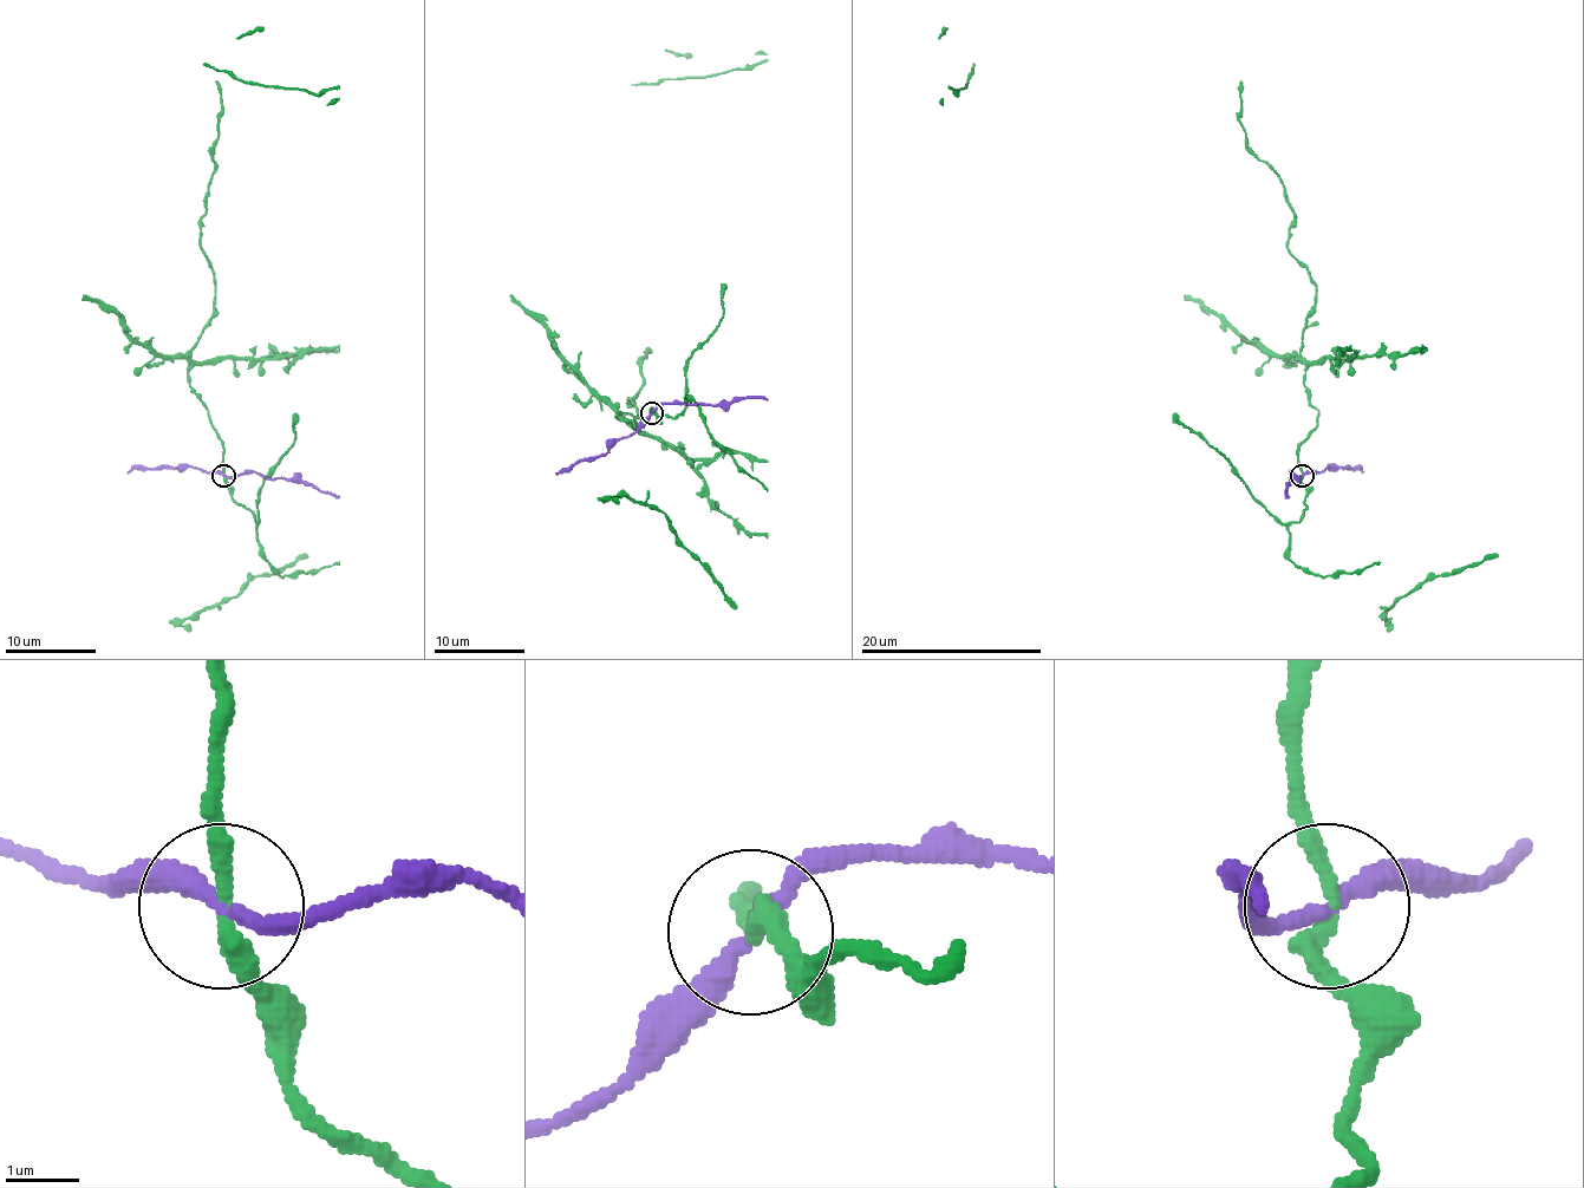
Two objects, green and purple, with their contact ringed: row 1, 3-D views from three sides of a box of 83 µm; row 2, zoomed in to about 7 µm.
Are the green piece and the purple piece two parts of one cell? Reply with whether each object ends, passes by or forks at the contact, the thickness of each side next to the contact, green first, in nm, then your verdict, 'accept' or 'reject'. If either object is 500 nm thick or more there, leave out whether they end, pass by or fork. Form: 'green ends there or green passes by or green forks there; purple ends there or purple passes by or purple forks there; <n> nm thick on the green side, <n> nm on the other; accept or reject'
green passes by; purple passes by; 220 nm thick on the green side, 240 nm on the other; reject

